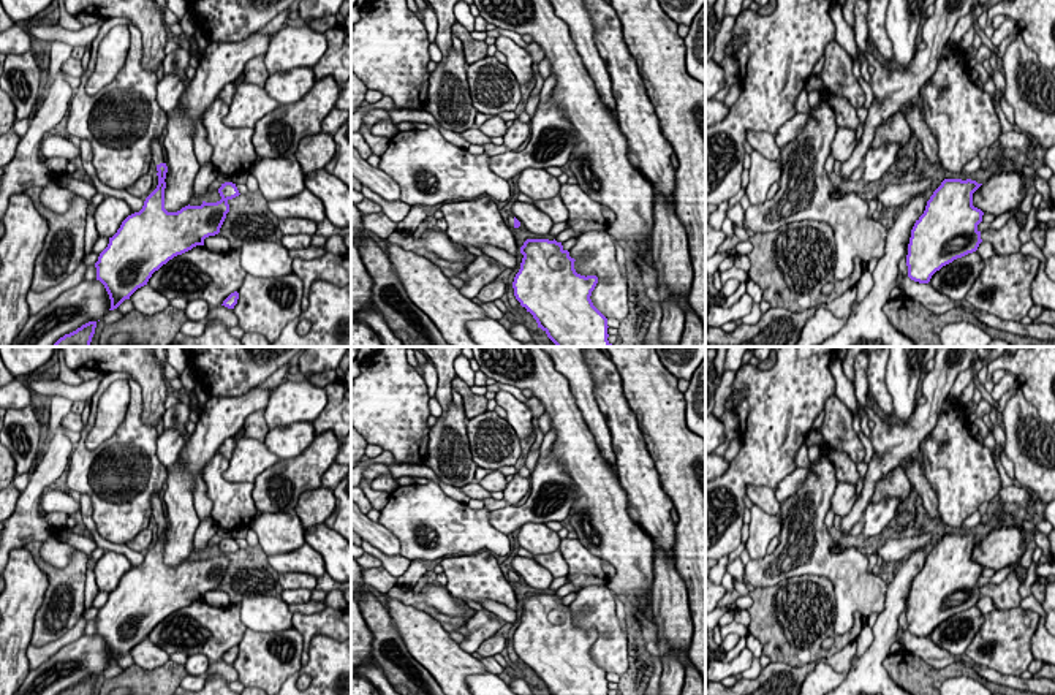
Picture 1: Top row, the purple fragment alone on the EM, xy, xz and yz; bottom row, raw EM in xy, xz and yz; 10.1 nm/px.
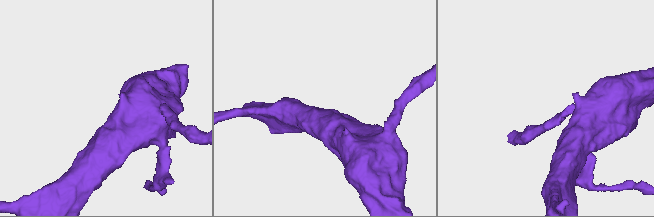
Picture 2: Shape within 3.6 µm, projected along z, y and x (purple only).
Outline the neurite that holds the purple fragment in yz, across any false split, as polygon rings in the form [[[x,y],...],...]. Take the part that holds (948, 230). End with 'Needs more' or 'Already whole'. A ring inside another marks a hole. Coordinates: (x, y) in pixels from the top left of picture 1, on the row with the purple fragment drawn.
[[[944,179],[941,185],[933,192],[927,201],[924,214],[916,220],[911,237],[908,244],[906,266],[908,277],[919,283],[928,283],[932,275],[940,271],[943,266],[952,263],[957,258],[962,258],[968,253],[977,250],[981,239],[981,231],[977,225],[982,222],[984,212],[973,206],[973,193],[981,187],[976,180],[966,179]]]. Already whole

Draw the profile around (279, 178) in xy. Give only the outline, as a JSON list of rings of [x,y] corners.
[[[261,158],[250,169],[267,201],[291,198],[305,188],[305,174],[297,160]]]

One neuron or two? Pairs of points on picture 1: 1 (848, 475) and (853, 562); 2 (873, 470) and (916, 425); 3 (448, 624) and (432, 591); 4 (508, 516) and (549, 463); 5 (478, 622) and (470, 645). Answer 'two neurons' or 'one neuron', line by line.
1: two neurons
2: one neuron
3: two neurons
4: one neuron
5: one neuron

